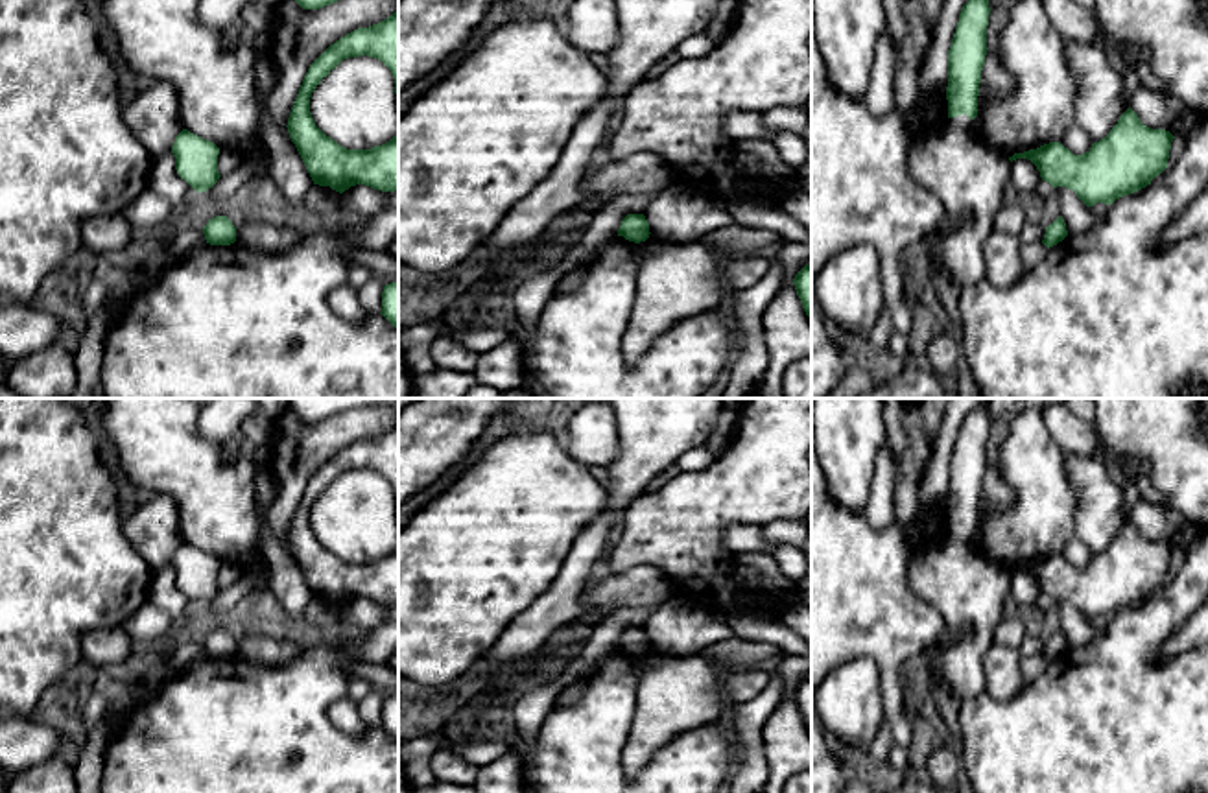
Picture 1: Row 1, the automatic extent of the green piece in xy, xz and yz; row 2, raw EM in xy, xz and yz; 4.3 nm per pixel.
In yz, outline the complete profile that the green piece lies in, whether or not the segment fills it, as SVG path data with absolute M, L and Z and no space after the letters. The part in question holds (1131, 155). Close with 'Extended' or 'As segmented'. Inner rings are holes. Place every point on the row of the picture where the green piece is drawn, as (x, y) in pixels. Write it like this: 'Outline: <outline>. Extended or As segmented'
Outline: M1129 107L1110 129L1083 155L1073 155L1060 142L1014 153L1009 160L1027 159L1053 188L1064 186L1086 205L1112 205L1134 194L1167 168L1173 135L1142 124Z. As segmented

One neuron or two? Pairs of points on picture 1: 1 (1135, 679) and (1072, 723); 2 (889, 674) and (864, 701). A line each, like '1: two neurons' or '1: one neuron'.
1: one neuron
2: two neurons

